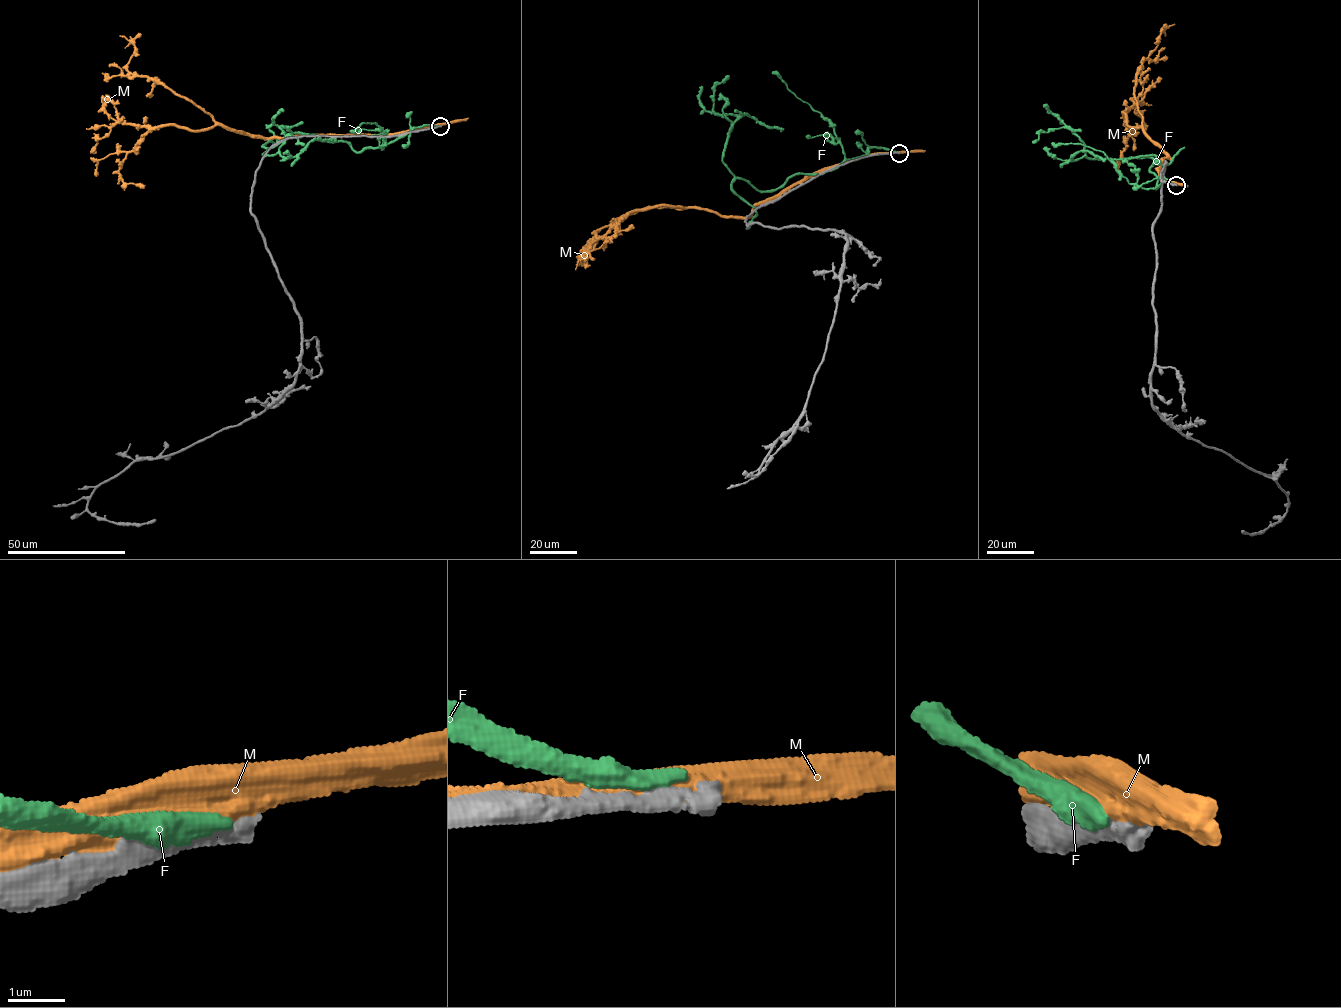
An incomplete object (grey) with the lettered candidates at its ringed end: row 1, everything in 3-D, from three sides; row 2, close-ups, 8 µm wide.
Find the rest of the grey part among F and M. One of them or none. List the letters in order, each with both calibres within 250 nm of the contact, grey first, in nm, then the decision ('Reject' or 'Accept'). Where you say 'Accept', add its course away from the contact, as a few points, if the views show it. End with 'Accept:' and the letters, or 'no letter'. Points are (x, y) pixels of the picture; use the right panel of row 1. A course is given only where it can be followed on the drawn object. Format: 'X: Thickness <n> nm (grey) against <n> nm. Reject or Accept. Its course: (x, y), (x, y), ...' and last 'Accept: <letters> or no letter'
F: Thickness 320 nm (grey) against 500 nm. Reject
M: Thickness 320 nm (grey) against 440 nm. Reject
Accept: no letter

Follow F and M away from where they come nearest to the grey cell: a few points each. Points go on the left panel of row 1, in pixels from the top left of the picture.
F: (438, 126), (357, 152), (290, 133), (262, 154), (288, 138), (280, 128), (304, 145)
M: (437, 126), (257, 138), (219, 125), (158, 126), (119, 171), (125, 182), (144, 188)

